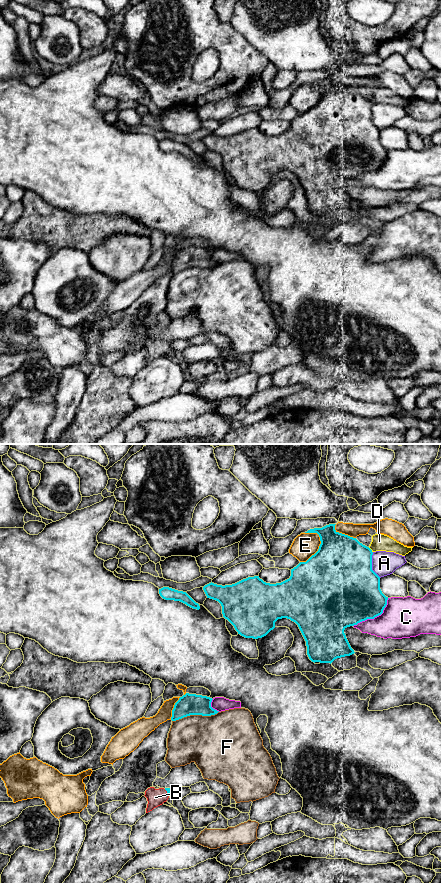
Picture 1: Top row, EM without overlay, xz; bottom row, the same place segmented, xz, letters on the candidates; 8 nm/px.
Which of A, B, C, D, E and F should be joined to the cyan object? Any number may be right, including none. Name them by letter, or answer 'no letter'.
B

